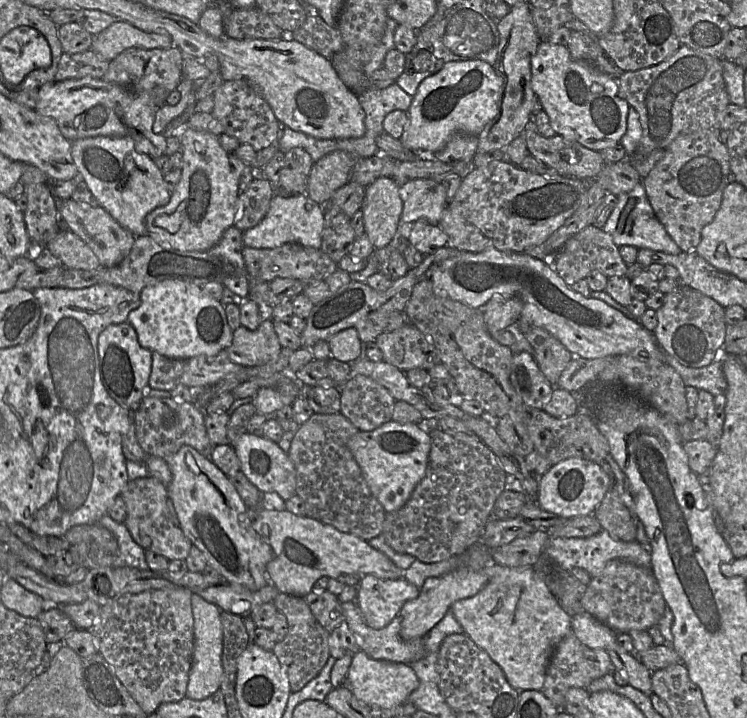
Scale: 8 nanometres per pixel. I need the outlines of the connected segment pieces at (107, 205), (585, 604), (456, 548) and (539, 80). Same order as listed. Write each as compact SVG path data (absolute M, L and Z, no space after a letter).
M96 136L78 139L71 143L71 154L79 176L87 184L99 206L135 237L147 235L145 224L147 215L154 209L168 204L171 198L171 192L153 159L138 151L130 137Z
M618 559L609 561L602 572L592 578L580 599L580 605L584 611L617 633L647 631L658 625L668 607L650 568Z
M430 428L431 450L426 474L407 503L399 510L387 512L380 535L396 552L410 554L424 563L435 563L465 553L478 544L488 522L493 519L495 501L506 489L508 474L493 451L476 435L450 434Z
M540 42L537 52L530 59L531 87L543 111L549 116L550 124L556 135L576 141L584 147L601 152L617 145L627 128L629 104L619 96L617 79L599 70L597 67L572 58L564 45Z

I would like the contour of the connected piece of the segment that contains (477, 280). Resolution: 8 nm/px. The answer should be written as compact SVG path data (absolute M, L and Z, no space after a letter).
M496 249L479 253L461 252L437 265L431 273L430 280L439 296L472 308L482 307L495 297L518 296L523 301L521 319L548 331L572 353L573 357L595 359L626 354L638 359L663 360L666 356L653 333L646 330L638 319L626 317L600 299L575 292L559 276L549 260L537 259L528 253L503 252Z

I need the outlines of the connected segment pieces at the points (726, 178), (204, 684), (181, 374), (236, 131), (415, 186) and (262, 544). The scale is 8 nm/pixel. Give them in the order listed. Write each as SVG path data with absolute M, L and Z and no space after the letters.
M712 129L678 136L664 149L664 156L647 177L642 179L657 219L682 252L695 252L701 240L702 229L714 219L724 189L731 181L728 149Z
M192 594L191 608L194 620L194 650L186 696L193 700L203 700L220 689L224 673L222 666L223 629L220 618L221 609L198 594Z
M227 350L213 356L199 355L191 358L169 358L153 351L148 385L153 389L167 391L179 385L208 388L244 367L233 362Z
M222 81L213 93L214 108L212 114L223 125L225 133L235 137L240 144L250 144L257 152L278 141L281 126L269 104L245 81Z
M417 179L401 185L407 189L401 221L413 224L424 219L439 225L448 204L443 184L432 179Z
M187 445L166 461L172 473L166 489L180 527L191 543L202 551L207 564L218 570L226 581L249 590L268 585L267 565L274 557L273 550L253 528L250 508L244 504L229 476L208 456Z

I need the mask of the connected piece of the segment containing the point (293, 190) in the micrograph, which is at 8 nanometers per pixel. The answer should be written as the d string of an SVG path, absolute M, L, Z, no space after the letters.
M296 147L284 153L284 166L280 171L279 186L290 195L306 193L313 160L308 152Z

